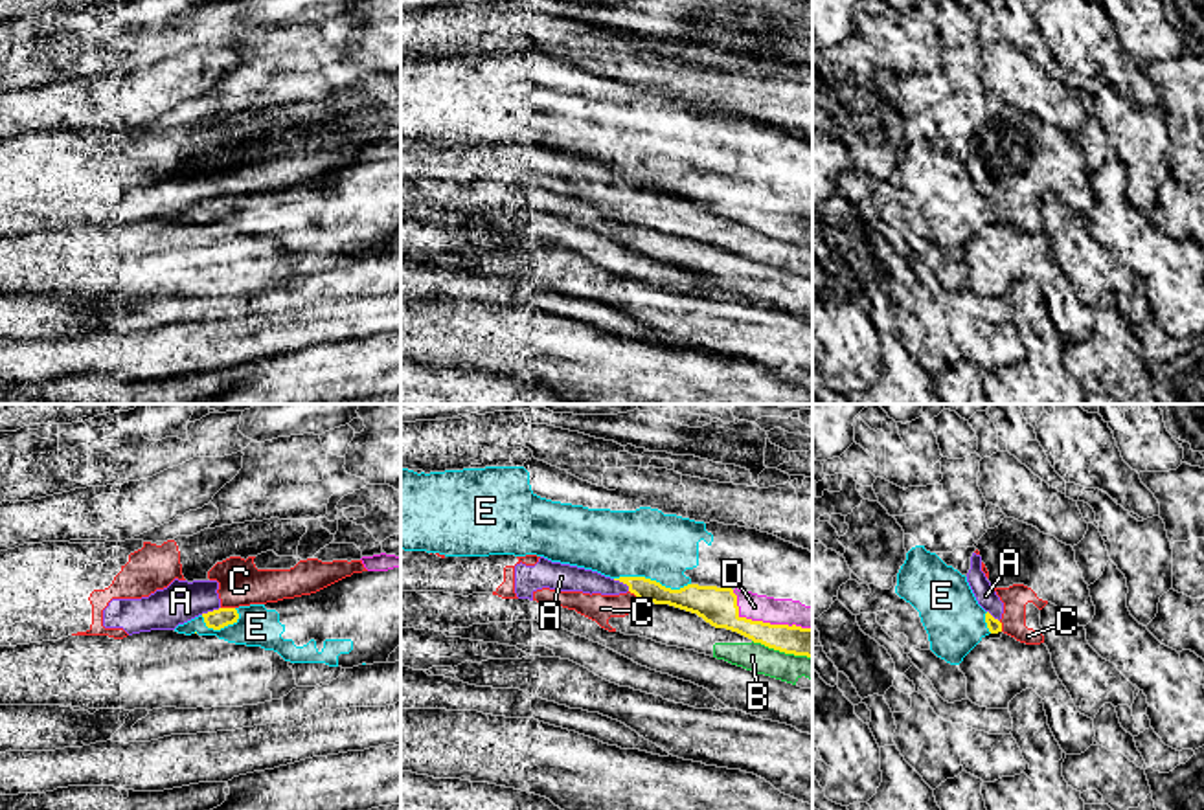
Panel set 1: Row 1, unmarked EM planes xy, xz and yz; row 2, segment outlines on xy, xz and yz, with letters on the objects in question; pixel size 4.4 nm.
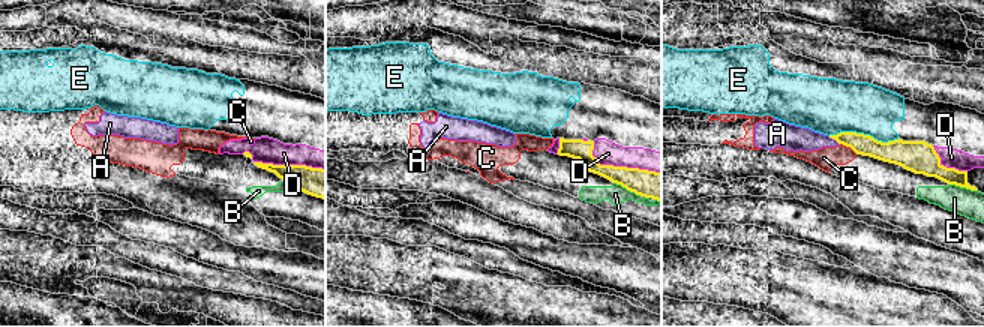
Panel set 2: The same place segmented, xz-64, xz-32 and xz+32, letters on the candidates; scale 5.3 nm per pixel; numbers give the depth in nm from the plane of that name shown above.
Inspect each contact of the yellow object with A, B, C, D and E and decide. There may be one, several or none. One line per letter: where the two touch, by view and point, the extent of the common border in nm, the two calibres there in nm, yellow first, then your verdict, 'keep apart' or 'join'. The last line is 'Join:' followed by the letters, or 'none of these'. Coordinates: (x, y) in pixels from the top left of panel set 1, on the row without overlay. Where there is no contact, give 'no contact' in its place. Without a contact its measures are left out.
A: meets yellow in xz at (622, 169); contact 90 nm long; 100 nm thick on the yellow side, 120 nm on the other; keep apart
B: meets yellow in xz at (782, 239); contact 280 nm long; 130 nm thick on the yellow side, 130 nm on the other; keep apart
C: meets yellow in xy at (228, 197); contact 60 nm long; 90 nm thick on the yellow side, 190 nm on the other; keep apart
D: meets yellow in xz at (761, 210); contact 380 nm long; 160 nm thick on the yellow side, 120 nm on the other; join
E: meets yellow in xz at (653, 169); contact 340 nm long; 140 nm thick on the yellow side, 300 nm on the other; join
Join: D, E

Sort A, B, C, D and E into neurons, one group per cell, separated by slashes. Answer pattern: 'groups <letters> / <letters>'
groups A B C / D E

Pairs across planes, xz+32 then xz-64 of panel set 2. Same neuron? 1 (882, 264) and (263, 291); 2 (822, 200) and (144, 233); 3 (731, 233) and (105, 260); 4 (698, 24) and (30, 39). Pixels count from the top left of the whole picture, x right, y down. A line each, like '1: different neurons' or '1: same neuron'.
1: different neurons
2: different neurons
3: different neurons
4: different neurons

